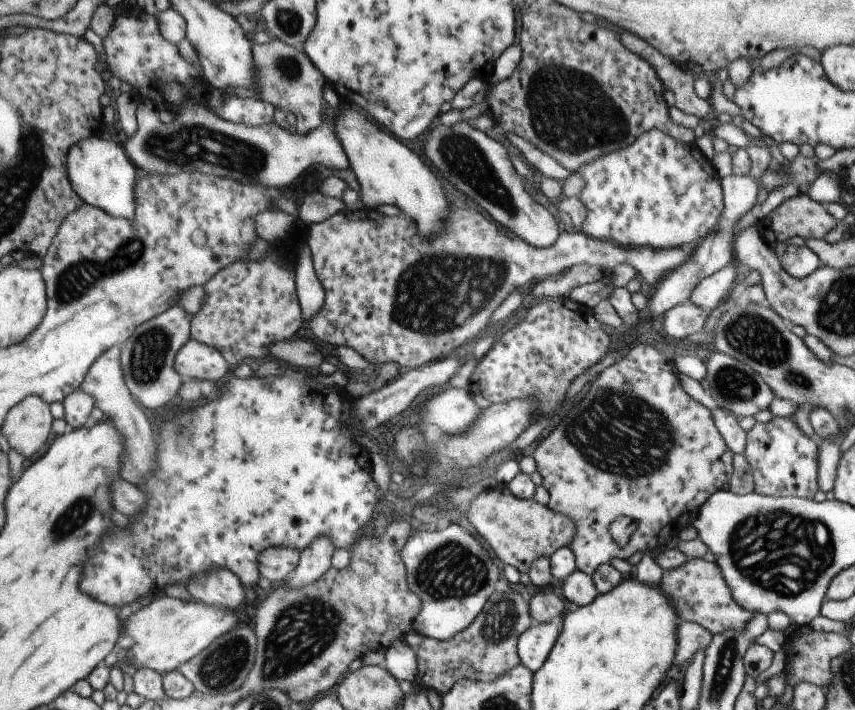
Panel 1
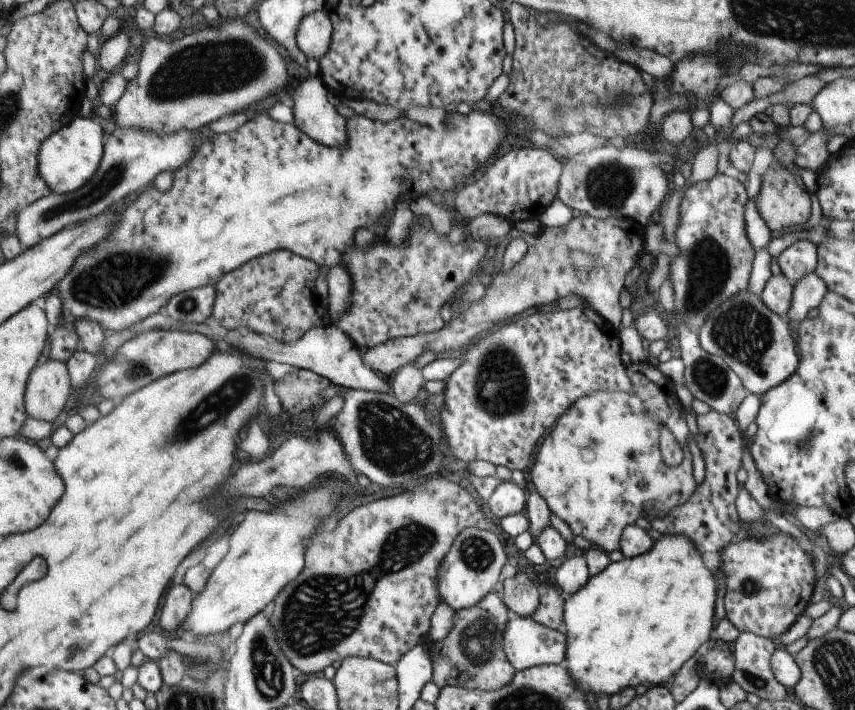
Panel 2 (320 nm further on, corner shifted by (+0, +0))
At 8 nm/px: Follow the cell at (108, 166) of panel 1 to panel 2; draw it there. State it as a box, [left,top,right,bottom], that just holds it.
[38,116,105,193]

